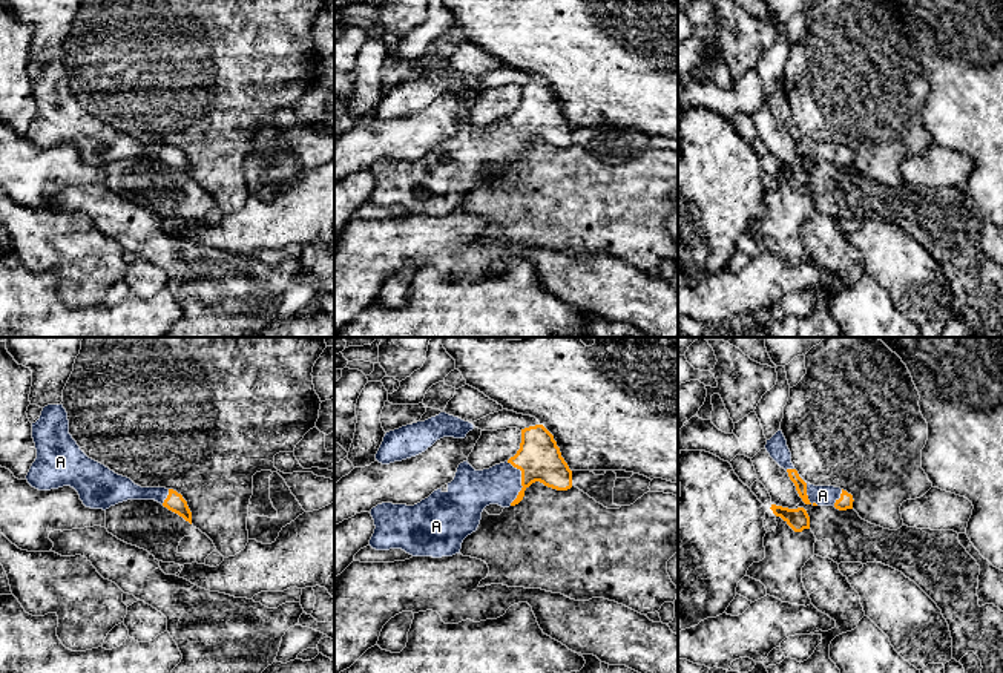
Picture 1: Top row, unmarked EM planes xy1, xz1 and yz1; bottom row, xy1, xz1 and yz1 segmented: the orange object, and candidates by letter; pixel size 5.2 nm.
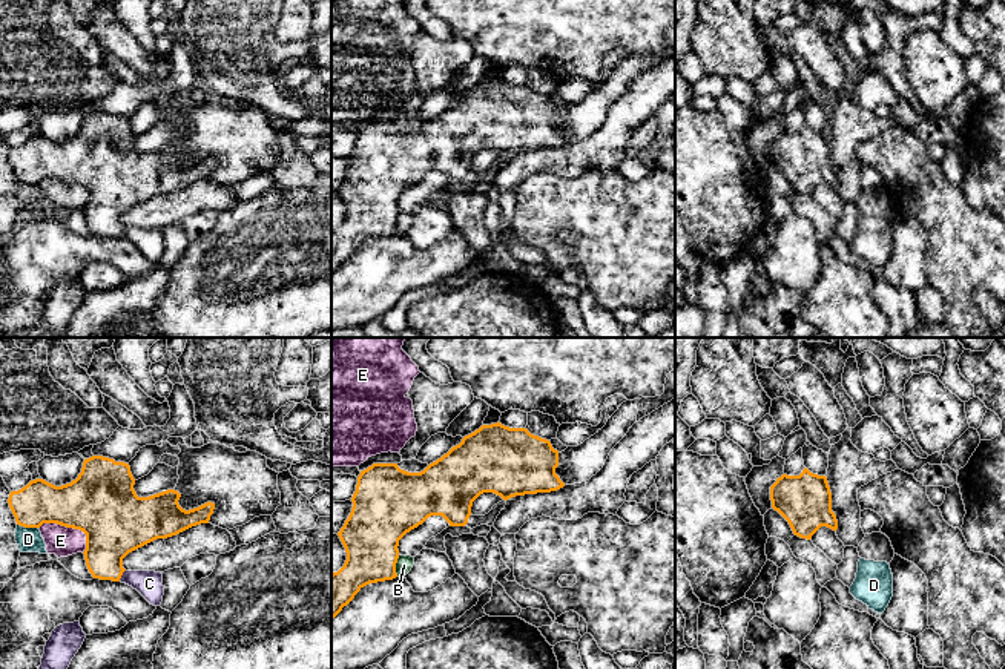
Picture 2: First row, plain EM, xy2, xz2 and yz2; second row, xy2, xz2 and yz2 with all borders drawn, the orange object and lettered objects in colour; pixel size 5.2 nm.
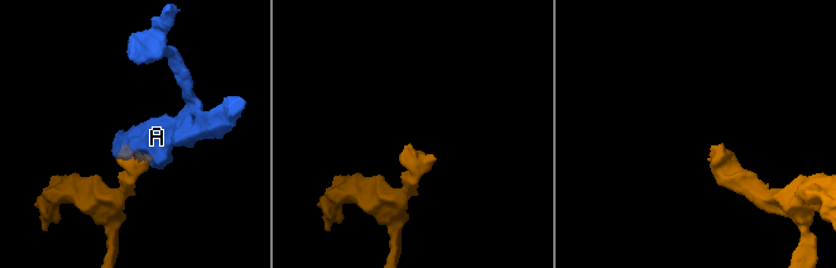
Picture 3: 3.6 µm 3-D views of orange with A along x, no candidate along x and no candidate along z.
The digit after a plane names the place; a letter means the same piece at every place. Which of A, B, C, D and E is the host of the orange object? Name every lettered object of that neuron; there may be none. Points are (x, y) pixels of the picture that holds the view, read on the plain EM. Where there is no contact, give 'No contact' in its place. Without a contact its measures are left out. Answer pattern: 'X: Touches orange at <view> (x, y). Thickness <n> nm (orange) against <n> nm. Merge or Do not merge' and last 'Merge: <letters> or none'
A: Touches orange at xz1 (522, 138). Thickness 240 nm (orange) against 200 nm. Merge
B: Touches orange at xz2 (395, 223). Thickness 300 nm (orange) against 90 nm. Do not merge
C: Touches orange at xy2 (121, 230). Thickness 300 nm (orange) against 140 nm. Do not merge
D: Touches orange at xy2 (28, 183). Thickness 220 nm (orange) against 130 nm. Do not merge
E: Touches orange at xy2 (69, 183). Thickness 360 nm (orange) against 160 nm. Do not merge
Merge: A

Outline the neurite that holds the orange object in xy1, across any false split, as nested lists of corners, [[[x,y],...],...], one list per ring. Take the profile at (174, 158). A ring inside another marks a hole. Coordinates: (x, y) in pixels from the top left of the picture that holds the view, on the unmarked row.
[[[48,61],[32,80],[37,115],[26,136],[38,147],[74,144],[90,166],[109,166],[127,156],[155,156],[192,181],[187,158],[173,146],[141,144],[104,121],[89,115],[69,90],[63,61]]]

